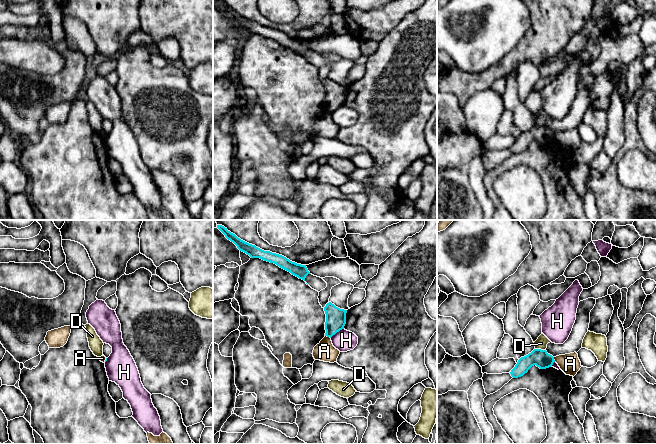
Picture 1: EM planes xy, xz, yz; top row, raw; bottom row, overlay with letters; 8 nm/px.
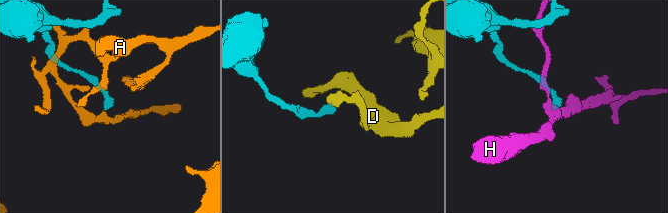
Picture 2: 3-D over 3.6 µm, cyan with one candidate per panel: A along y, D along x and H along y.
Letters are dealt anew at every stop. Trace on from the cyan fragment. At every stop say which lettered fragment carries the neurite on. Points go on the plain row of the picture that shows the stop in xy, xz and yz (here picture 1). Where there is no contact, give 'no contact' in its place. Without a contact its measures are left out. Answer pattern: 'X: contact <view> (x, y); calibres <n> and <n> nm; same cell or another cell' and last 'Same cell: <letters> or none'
A: contact xz (328, 112); calibres 160 and 160 nm; another cell
D: contact yz (540, 125); calibres 140 and 100 nm; another cell
H: contact xz (336, 108); calibres 160 and 170 nm; another cell
Same cell: none

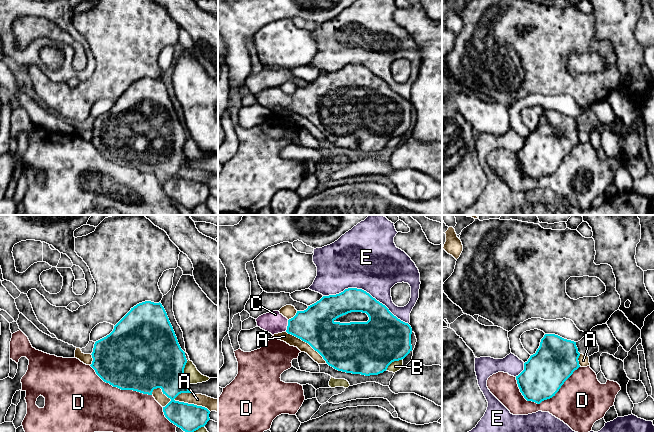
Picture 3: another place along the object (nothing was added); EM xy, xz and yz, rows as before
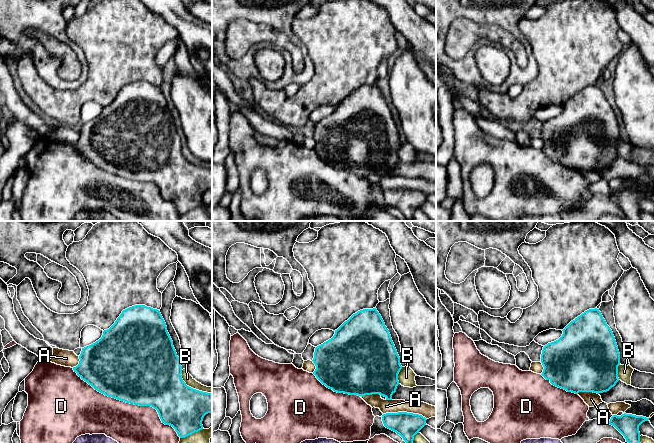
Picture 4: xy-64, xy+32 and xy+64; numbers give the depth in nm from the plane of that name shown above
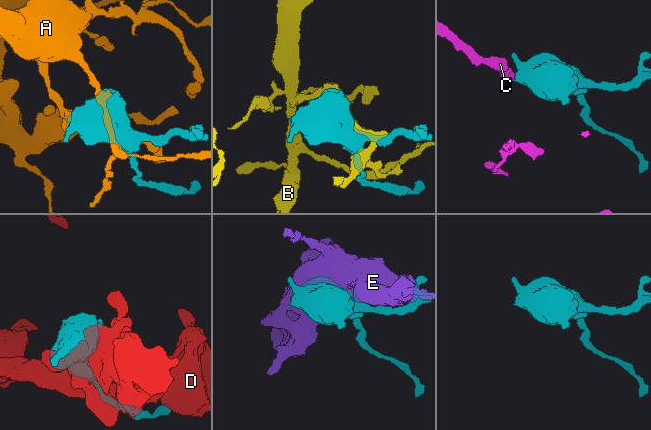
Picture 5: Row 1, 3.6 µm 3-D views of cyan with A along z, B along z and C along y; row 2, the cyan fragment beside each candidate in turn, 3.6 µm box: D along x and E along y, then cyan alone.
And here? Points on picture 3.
A: contact xy (192, 180); calibres 220 and 100 nm; another cell
B: contact xy (183, 148); calibres 460 and 120 nm; another cell
C: contact xz (288, 101); calibres 300 and 180 nm; same cell
D: contact yz (544, 175); calibres 340 and 340 nm; another cell
E: contact xz (365, 67); calibres 190 and 480 nm; another cell
Same cell: C

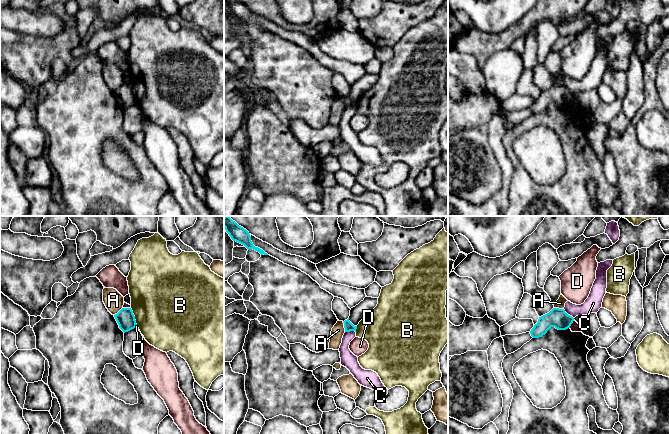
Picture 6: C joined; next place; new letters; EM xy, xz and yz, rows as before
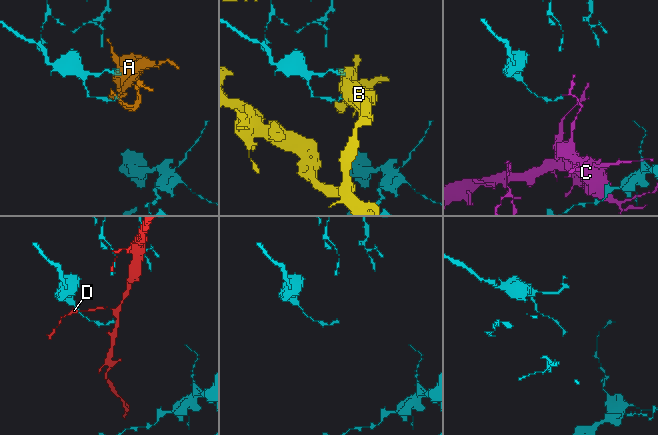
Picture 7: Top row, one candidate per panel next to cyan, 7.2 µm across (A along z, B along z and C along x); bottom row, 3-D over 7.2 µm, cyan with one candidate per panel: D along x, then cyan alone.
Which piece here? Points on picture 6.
A: contact xz (344, 103); calibres 70 and 100 nm; another cell
B: contact xy (134, 93); calibres 150 and 500 nm; another cell
C: contact yz (567, 90); calibres 160 and 140 nm; another cell
D: contact yz (571, 99); calibres 160 and 70 nm; another cell
Same cell: none

